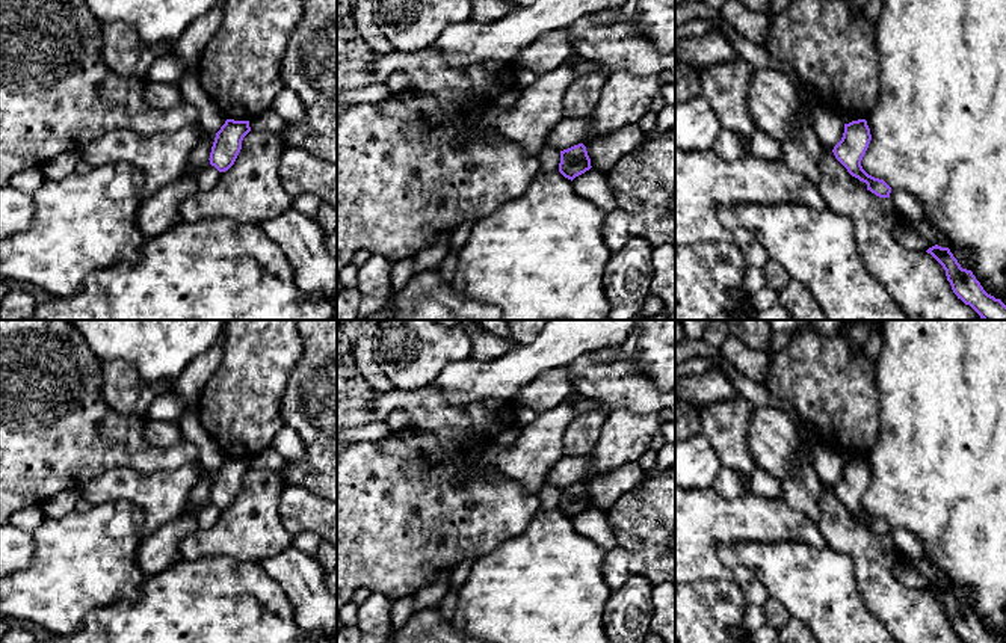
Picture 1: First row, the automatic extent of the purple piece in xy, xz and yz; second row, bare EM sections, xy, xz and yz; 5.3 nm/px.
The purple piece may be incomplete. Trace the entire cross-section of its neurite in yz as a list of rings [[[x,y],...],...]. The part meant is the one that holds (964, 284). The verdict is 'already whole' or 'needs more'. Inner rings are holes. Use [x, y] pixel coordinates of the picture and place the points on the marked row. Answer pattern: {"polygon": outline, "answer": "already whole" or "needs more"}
{"polygon": [[[935,245],[926,252],[943,266],[958,299],[970,305],[982,320],[1006,320],[1006,305],[988,294],[973,272],[961,267],[949,248]]], "answer": "already whole"}

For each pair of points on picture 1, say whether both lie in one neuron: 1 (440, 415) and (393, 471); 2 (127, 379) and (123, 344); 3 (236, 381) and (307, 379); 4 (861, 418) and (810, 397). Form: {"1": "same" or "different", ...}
{"1": "different", "2": "different", "3": "different", "4": "same"}

